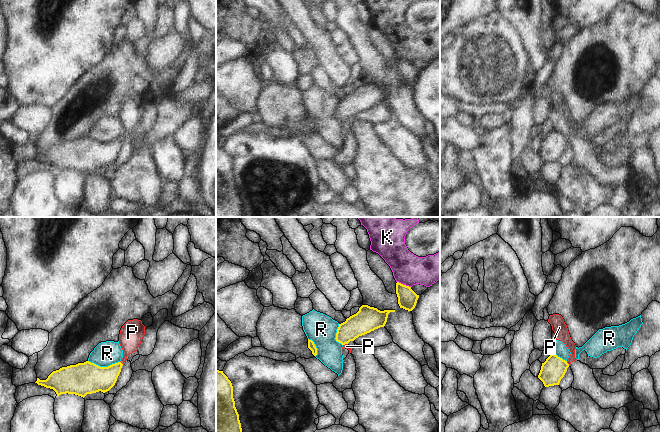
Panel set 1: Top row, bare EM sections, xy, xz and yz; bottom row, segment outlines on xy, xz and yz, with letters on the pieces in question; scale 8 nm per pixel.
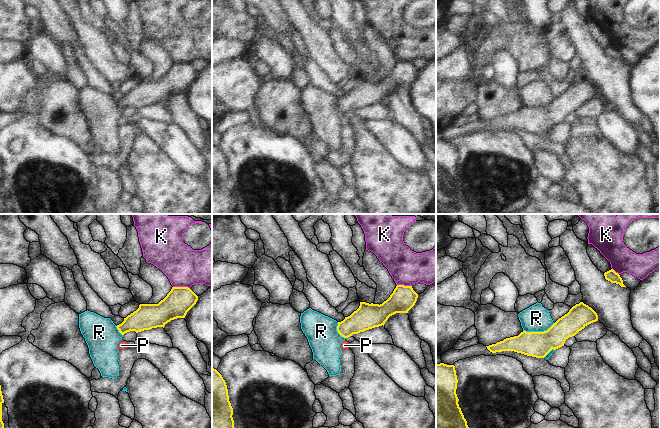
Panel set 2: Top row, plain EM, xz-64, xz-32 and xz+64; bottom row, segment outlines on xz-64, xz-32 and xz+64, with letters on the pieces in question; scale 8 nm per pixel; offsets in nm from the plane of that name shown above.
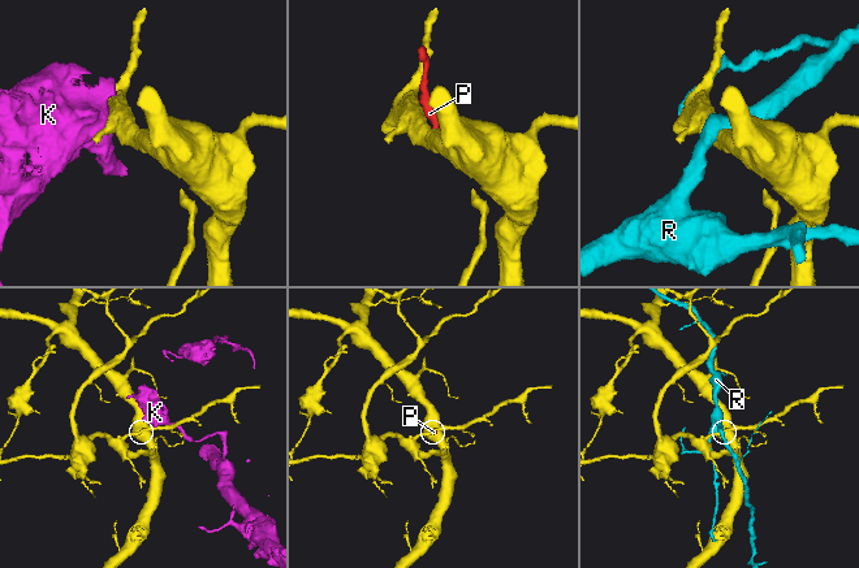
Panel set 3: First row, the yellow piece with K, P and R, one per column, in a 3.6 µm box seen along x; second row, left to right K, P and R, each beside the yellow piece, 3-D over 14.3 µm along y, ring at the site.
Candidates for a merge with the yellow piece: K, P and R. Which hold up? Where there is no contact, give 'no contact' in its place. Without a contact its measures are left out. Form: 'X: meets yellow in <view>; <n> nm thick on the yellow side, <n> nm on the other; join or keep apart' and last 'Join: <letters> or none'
K: meets yellow in xz; 160 nm thick on the yellow side, 260 nm on the other; keep apart
P: meets yellow in yz; 190 nm thick on the yellow side, 110 nm on the other; keep apart
R: meets yellow in xy; 260 nm thick on the yellow side, 190 nm on the other; keep apart
Join: none

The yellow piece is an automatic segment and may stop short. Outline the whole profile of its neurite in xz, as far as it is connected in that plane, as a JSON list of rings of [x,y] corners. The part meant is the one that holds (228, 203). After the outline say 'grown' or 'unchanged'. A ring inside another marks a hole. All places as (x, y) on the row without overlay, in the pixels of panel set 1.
[[[216,145],[216,217],[243,217],[239,190],[228,153]]] | unchanged

